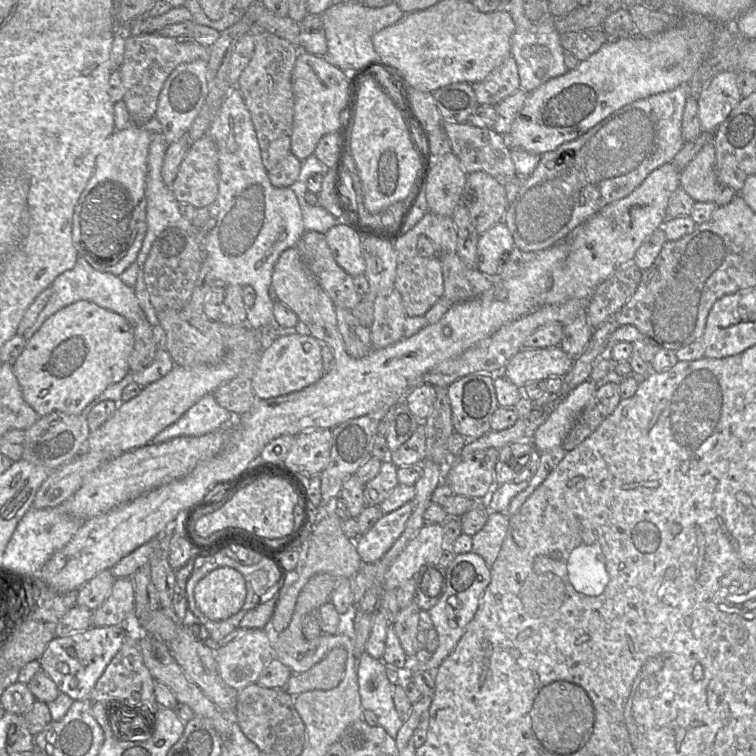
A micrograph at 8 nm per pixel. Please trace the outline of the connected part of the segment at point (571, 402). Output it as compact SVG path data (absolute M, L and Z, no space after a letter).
M587 379L562 399L546 421L535 431L532 442L540 453L562 445L580 414L592 400L597 384Z

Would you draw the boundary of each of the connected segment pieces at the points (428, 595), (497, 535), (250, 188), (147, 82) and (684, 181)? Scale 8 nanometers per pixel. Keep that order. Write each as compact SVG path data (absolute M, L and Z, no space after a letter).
M428 563L427 569L422 573L414 574L413 580L415 583L415 602L420 610L428 611L435 606L446 590L446 569L439 564Z
M490 512L483 528L472 536L472 552L481 556L491 568L501 550L508 531L509 516Z
M237 86L232 87L230 89L224 102L222 103L221 108L219 109L218 113L215 115L213 121L211 122L211 125L209 128L209 134L213 138L218 148L219 182L218 182L218 196L216 199L216 204L218 206L218 217L217 217L216 225L213 227L213 229L208 233L208 235L204 239L204 247L203 247L204 259L206 258L208 260L208 264L211 268L211 271L217 283L225 284L225 285L238 284L241 286L251 286L254 289L256 293L255 303L250 309L248 309L246 325L242 325L242 326L249 326L253 330L259 331L264 326L276 325L274 321L274 314L273 314L274 302L269 297L269 288L271 286L272 273L274 270L275 263L278 260L279 256L282 254L282 252L284 252L286 249L289 249L291 247L296 247L298 240L306 231L304 228L303 220L302 220L301 207L298 203L297 196L295 195L295 193L290 187L279 188L271 184L270 179L268 177L268 171L265 169L262 163L261 150L259 147L259 142L257 139L257 135L254 129L250 112L248 111L244 103L244 100L242 98L242 95L239 89L237 88Z
M158 33L129 35L119 71L124 86L122 100L125 102L131 122L135 125L144 125L153 118L159 94L172 71L180 64L207 59L208 48L194 41L178 41Z
M713 142L705 144L680 173L680 187L695 202L714 202L719 185Z

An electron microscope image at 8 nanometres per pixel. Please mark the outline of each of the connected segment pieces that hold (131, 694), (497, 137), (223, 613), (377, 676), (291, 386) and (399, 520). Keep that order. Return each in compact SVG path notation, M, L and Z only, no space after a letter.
M128 634L125 637L125 640L120 648L120 650L118 651L118 653L113 657L113 659L110 661L110 663L107 665L106 669L104 670L103 674L100 676L100 678L97 680L95 686L93 687L91 693L90 693L90 699L91 701L110 701L110 700L117 700L117 702L123 702L124 704L130 706L130 707L138 707L140 708L142 711L140 712L142 715L146 715L146 717L149 717L149 722L148 722L148 727L150 727L151 722L152 722L152 717L154 716L154 722L155 722L155 715L159 709L159 704L157 703L156 699L155 699L155 695L154 695L154 678L152 677L151 673L149 672L148 668L146 667L146 665L144 664L144 660L143 660L143 655L142 655L142 651L141 651L141 647L140 647L140 638L142 637L142 635L144 634Z
M443 122L442 127L450 141L452 152L458 157L467 173L484 171L505 186L516 176L516 169L511 159L510 147L505 136L493 129L480 128L470 123Z
M231 567L210 571L194 588L198 609L210 620L221 621L238 613L246 599L243 575Z
M364 652L357 660L357 676L361 706L373 711L379 725L396 738L403 725L395 708L392 684L386 674L386 664Z
M309 333L279 336L261 354L252 379L252 388L258 399L284 396L316 383L324 375L322 344Z
M412 501L384 514L364 535L355 540L363 564L376 564L403 533L413 511Z

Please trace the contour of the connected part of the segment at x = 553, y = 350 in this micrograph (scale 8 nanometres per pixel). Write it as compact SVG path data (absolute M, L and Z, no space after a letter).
M560 346L537 349L521 349L505 365L502 375L522 389L533 381L550 377L564 377L571 369L574 359Z

